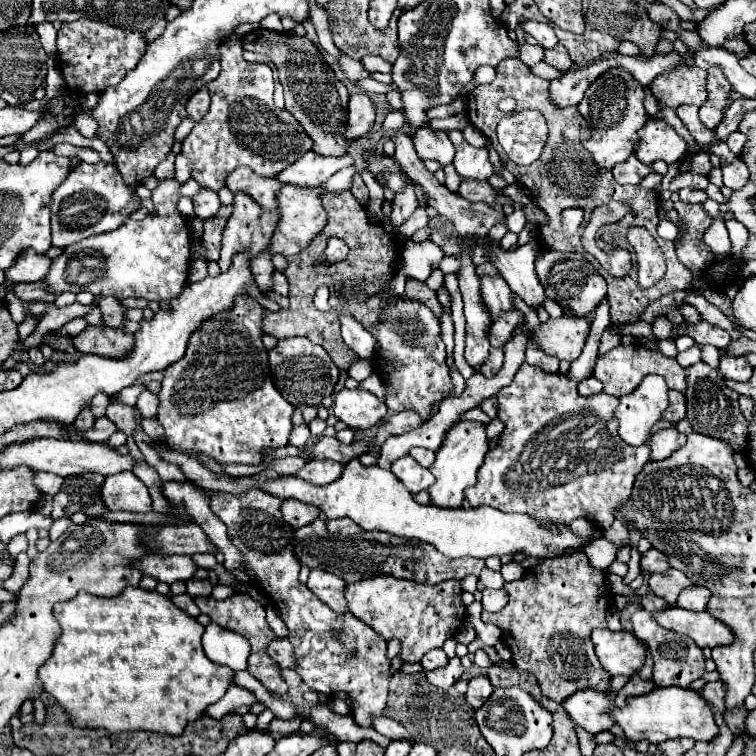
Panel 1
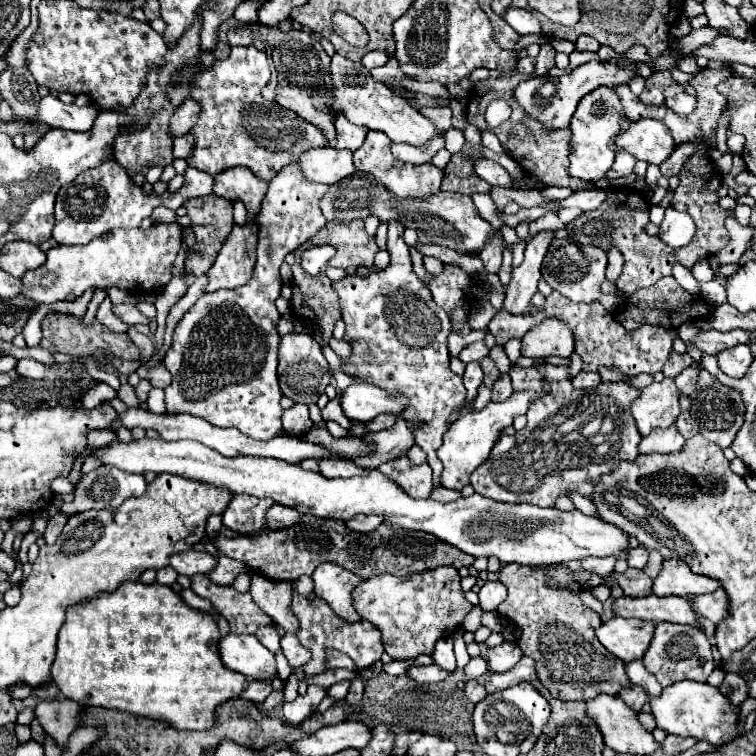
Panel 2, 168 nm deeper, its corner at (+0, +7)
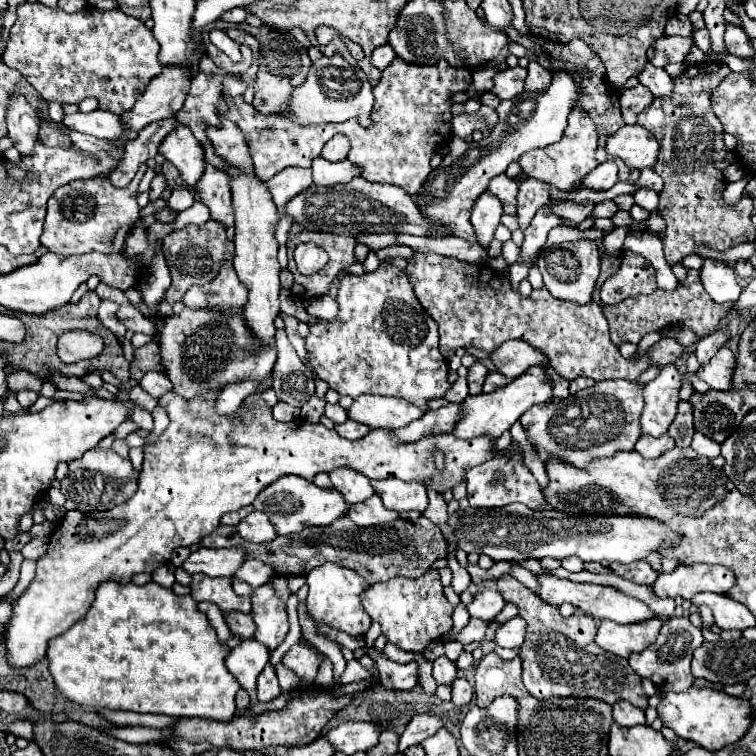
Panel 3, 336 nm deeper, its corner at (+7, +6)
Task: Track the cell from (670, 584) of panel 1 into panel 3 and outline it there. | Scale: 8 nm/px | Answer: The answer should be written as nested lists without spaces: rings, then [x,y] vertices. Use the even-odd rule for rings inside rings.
[[[679,565],[673,573],[663,573],[653,583],[657,597],[691,599],[697,593],[725,593],[735,585],[733,571],[721,565]]]

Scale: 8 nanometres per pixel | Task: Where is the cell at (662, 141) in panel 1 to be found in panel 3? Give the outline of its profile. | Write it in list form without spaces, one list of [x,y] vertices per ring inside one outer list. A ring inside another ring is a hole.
[[[623,125],[617,133],[607,137],[607,155],[617,155],[629,169],[653,167],[659,153],[657,139],[641,125]]]

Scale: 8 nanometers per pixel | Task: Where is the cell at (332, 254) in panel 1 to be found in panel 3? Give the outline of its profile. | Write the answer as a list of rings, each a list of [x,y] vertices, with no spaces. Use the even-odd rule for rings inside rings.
[[[303,243],[295,249],[295,263],[303,275],[313,275],[315,271],[323,269],[329,261],[329,255],[315,243]]]

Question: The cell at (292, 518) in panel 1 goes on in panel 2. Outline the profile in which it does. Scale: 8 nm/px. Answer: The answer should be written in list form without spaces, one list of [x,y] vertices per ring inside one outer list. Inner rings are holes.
[[[274,504],[266,514],[268,528],[272,528],[272,530],[280,530],[280,528],[298,524],[300,518],[302,518],[300,512],[296,512],[294,508],[284,508],[284,504]]]

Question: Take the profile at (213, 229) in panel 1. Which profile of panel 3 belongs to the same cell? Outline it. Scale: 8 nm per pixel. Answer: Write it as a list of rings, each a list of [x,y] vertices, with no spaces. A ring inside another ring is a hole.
[[[209,219],[203,225],[187,225],[181,231],[173,231],[169,233],[169,237],[165,237],[163,241],[163,253],[171,271],[171,287],[167,291],[167,295],[163,297],[161,305],[159,305],[159,315],[161,317],[171,317],[171,307],[175,301],[181,301],[185,291],[191,285],[207,285],[209,281],[213,281],[213,277],[217,277],[221,265],[227,261],[233,261],[235,255],[235,247],[233,243],[225,237],[225,227],[219,221]]]

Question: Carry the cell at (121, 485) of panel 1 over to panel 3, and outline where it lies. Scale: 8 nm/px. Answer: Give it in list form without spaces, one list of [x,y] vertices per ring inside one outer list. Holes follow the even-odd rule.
[[[91,449],[81,459],[69,463],[69,473],[61,479],[61,493],[67,497],[65,509],[77,509],[81,513],[107,511],[127,501],[137,491],[139,473],[129,459],[119,457],[113,449]],[[75,473],[75,475],[73,475]]]

